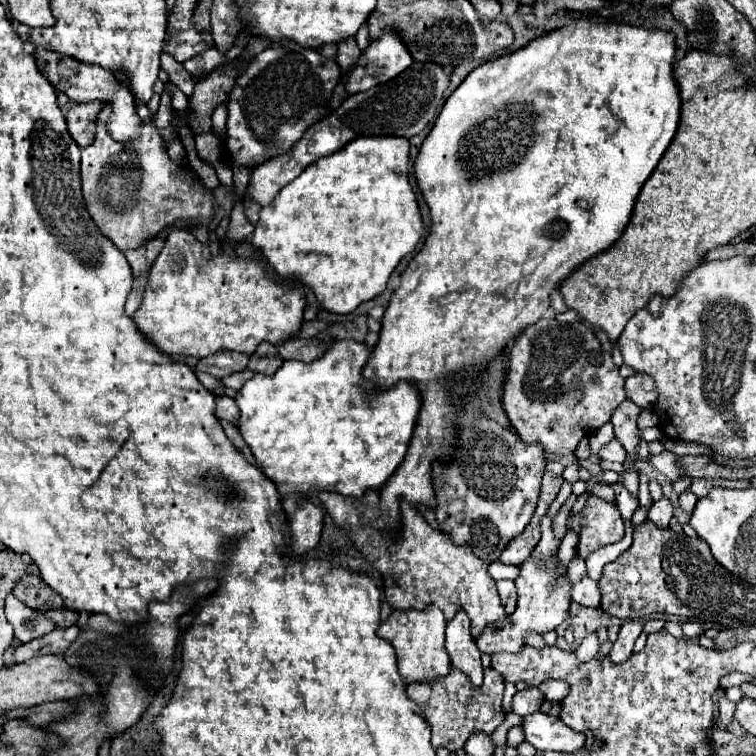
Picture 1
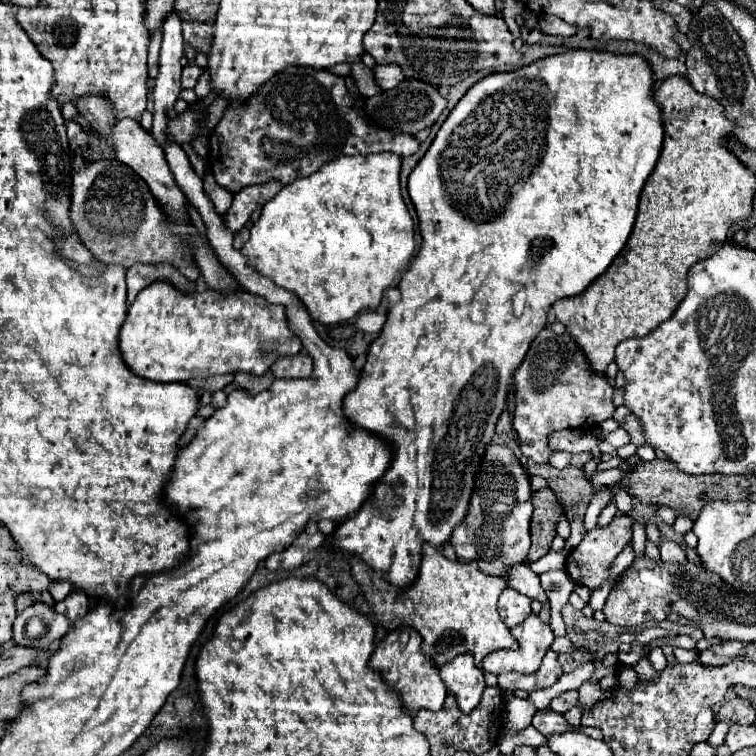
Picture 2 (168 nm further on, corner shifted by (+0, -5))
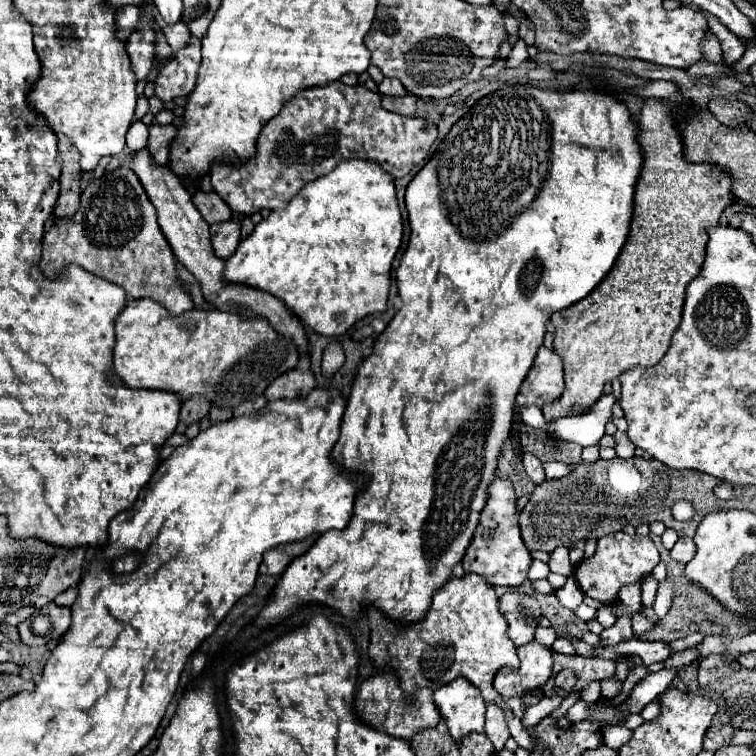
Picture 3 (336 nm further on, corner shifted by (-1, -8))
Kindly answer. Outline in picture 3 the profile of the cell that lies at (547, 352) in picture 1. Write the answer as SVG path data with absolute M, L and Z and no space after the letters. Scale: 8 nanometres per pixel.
M541 347L535 363L521 385L521 395L527 399L527 405L543 407L553 403L563 393L563 361L561 357L547 347Z

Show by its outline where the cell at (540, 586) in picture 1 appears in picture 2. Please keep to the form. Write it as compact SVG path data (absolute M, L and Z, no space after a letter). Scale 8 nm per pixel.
M530 612L528 618L512 628L514 638L518 640L516 650L498 650L490 652L482 662L484 672L502 674L508 670L520 674L532 674L538 670L546 650L554 642L554 632L548 622L542 622L538 614Z

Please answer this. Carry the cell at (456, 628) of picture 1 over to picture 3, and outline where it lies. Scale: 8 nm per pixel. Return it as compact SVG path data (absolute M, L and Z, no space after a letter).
M463 677L435 691L435 707L453 741L461 743L471 733L485 733L485 701Z

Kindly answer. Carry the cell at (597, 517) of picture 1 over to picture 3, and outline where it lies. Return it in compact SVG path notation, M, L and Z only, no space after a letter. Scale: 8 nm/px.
M619 531L615 535L603 537L597 541L597 551L591 559L581 561L575 567L575 579L583 593L595 601L601 601L605 605L611 605L619 599L619 589L641 581L645 575L653 571L653 567L659 563L659 553L651 541L651 537L629 537L625 531Z

